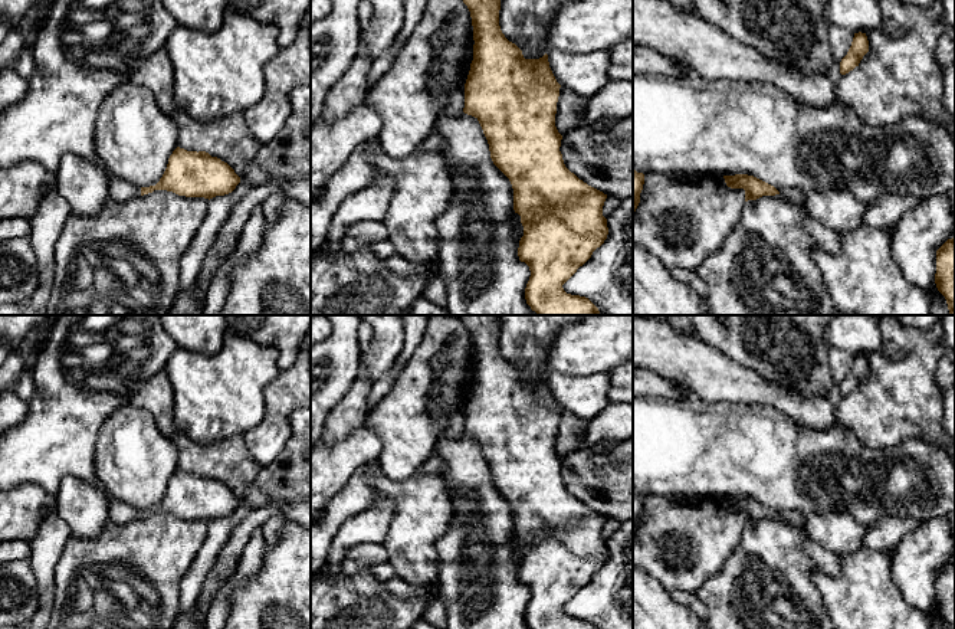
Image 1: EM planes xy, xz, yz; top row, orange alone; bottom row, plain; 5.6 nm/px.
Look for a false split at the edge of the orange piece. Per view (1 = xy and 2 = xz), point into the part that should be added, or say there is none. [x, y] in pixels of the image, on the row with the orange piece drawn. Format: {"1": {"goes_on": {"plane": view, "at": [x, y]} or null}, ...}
{"1": {"goes_on": {"plane": "xy", "at": [120, 190]}}, "2": {"goes_on": null}}

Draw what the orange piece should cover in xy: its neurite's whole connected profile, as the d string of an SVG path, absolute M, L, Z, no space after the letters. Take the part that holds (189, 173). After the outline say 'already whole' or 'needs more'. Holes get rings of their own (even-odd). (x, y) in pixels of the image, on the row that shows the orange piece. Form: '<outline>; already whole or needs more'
M177 147L155 186L140 187L108 173L109 199L127 202L137 196L167 190L186 197L213 199L232 193L240 183L234 170L206 151L187 151Z; needs more

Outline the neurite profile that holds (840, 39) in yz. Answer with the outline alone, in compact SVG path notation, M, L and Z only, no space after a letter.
M828 24L828 42L833 50L833 62L826 73L830 78L830 81L836 85L841 79L840 62L847 55L853 37L854 37L853 32L840 26Z

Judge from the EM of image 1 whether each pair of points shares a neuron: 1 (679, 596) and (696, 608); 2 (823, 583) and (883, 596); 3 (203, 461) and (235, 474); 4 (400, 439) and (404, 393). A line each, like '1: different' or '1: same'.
1: same
2: same
3: same
4: same

